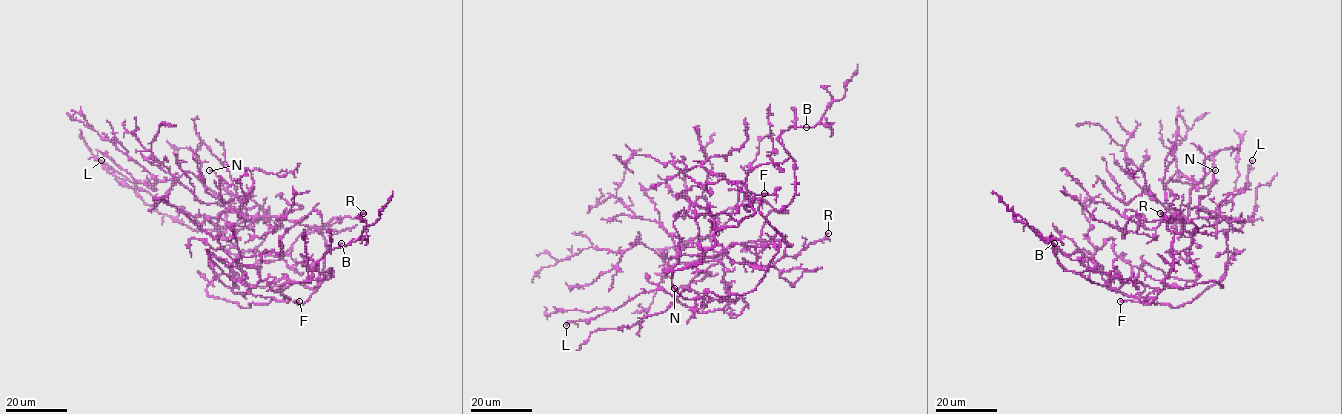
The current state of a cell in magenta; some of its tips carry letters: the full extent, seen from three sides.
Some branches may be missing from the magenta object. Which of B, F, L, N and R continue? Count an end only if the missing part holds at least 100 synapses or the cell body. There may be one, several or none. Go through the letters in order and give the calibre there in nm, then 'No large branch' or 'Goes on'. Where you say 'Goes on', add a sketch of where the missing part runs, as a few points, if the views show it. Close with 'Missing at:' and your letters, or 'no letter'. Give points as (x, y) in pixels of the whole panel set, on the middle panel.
B: Thickness 140 nm. No large branch
F: Thickness 180 nm. Goes on. Course of what is missing: (764, 193), (765, 187), (736, 154), (769, 166), (770, 159), (765, 150)
L: Thickness 160 nm. No large branch
N: Thickness 160 nm. No large branch
R: Thickness 180 nm. No large branch
Missing at: F

